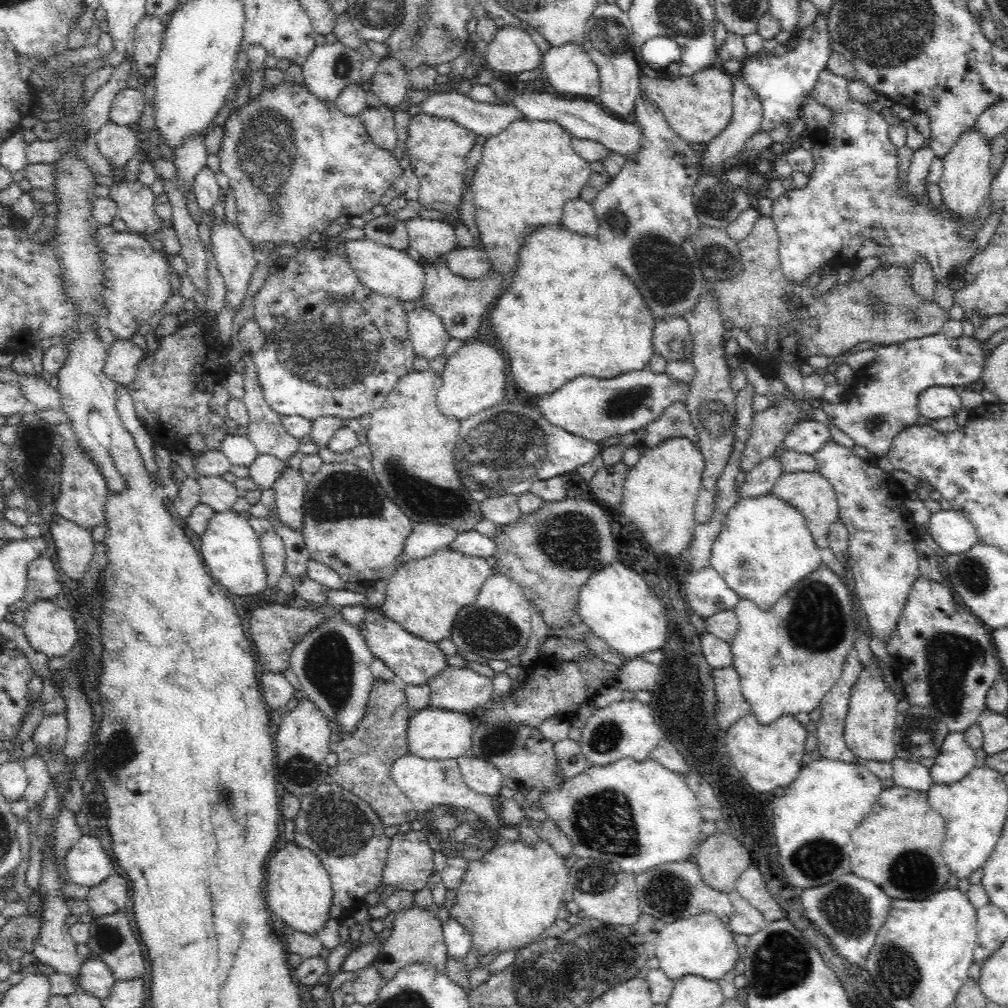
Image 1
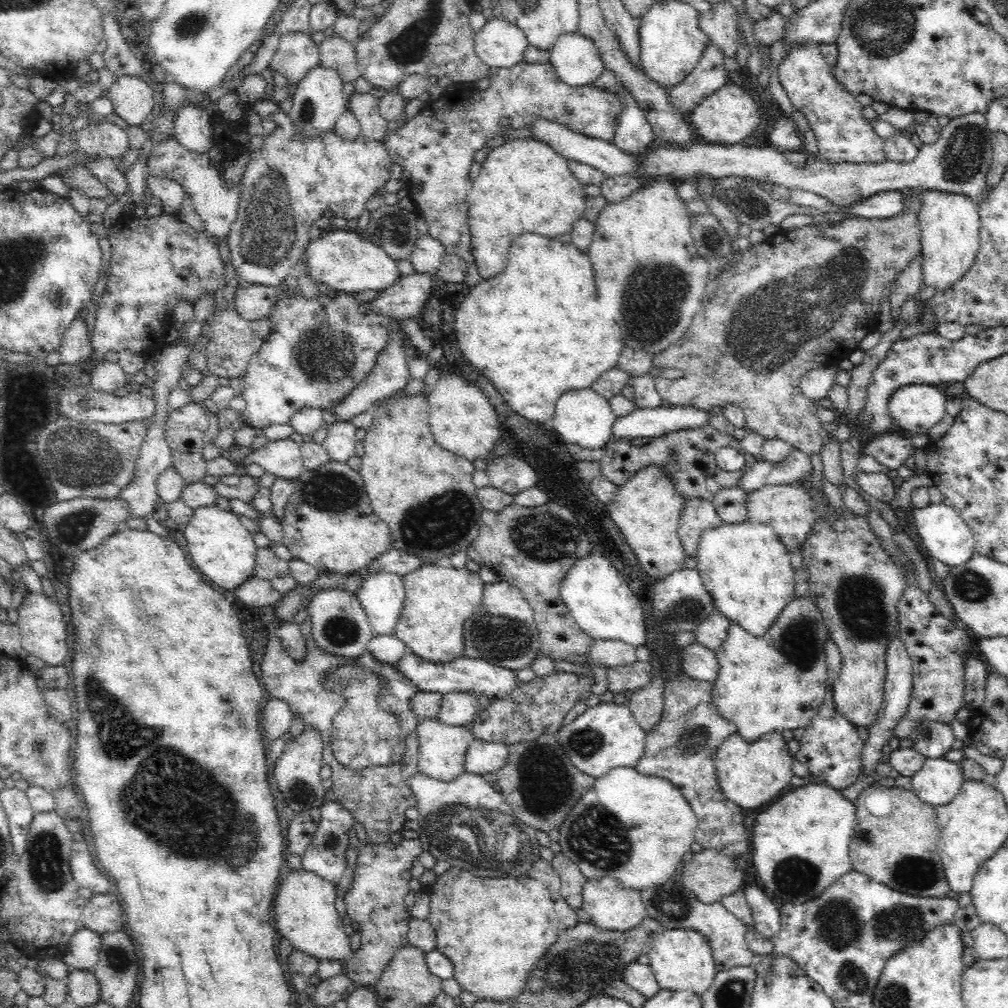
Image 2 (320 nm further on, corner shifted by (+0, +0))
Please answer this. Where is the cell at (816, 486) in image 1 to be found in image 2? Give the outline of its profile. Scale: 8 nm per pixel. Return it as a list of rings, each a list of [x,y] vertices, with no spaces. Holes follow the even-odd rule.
[[[766,485],[747,494],[746,520],[752,523],[770,524],[786,550],[792,553],[800,548],[806,534],[810,532],[810,526],[814,525],[814,513],[810,512],[810,500],[809,492],[800,485]]]

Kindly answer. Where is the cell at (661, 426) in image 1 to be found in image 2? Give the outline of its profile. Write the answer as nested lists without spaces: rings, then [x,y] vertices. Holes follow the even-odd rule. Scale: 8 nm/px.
[[[711,425],[702,428],[682,429],[678,432],[668,432],[665,436],[650,439],[644,446],[634,446],[630,439],[610,440],[602,449],[604,456],[600,458],[600,474],[606,479],[622,486],[630,480],[641,468],[648,465],[658,465],[674,484],[674,489],[685,498],[699,498],[713,502],[714,496],[722,489],[736,487],[742,472],[728,473],[716,464],[715,454],[719,448],[732,447],[742,452],[741,442],[732,435],[722,435]]]

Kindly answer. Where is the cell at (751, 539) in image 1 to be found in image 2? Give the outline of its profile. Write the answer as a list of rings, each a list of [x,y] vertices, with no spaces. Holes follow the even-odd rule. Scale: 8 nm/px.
[[[742,521],[738,524],[724,524],[706,529],[700,537],[696,570],[702,587],[712,597],[714,610],[720,612],[732,623],[736,623],[755,637],[762,636],[774,624],[779,612],[794,598],[794,569],[790,565],[790,552],[770,524]]]

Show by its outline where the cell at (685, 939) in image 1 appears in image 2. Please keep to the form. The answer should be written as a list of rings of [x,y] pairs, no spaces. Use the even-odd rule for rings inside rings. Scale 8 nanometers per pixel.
[[[664,929],[655,936],[649,954],[649,967],[664,991],[692,990],[698,997],[712,986],[715,975],[714,959],[709,941],[696,929]]]

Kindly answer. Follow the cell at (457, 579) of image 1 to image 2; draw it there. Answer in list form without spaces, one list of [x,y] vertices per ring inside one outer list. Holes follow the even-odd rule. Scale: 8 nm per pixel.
[[[445,562],[439,564],[422,564],[412,572],[402,577],[404,583],[405,600],[401,615],[395,626],[395,635],[414,655],[432,664],[446,664],[456,657],[465,655],[464,625],[476,612],[482,602],[484,581],[479,572],[471,572],[467,569],[456,569]]]

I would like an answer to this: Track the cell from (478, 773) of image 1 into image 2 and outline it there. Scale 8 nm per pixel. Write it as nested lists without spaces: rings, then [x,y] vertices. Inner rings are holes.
[[[474,738],[466,751],[465,770],[472,774],[483,775],[491,772],[495,775],[506,764],[508,756],[508,744]]]

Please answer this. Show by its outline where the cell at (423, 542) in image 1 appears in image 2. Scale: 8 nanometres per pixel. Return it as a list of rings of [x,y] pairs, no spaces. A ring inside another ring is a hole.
[[[393,572],[368,575],[355,592],[375,635],[394,635],[405,600],[402,576]]]

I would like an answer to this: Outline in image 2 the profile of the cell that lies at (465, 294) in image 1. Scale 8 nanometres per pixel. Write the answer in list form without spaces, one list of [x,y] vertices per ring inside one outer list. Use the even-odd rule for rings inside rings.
[[[415,273],[398,278],[390,287],[378,290],[377,296],[372,298],[372,311],[396,318],[399,322],[409,316],[419,316],[424,302],[442,284],[437,275]]]

